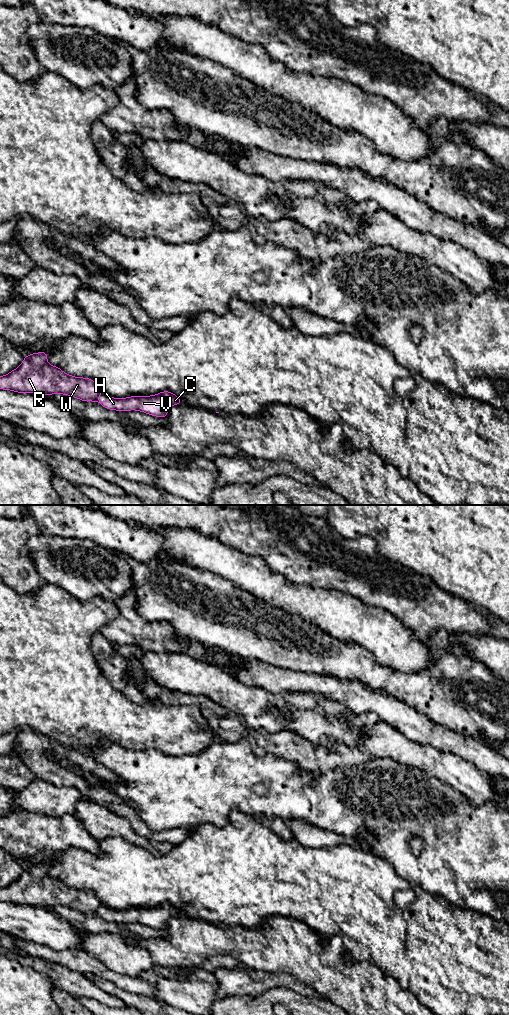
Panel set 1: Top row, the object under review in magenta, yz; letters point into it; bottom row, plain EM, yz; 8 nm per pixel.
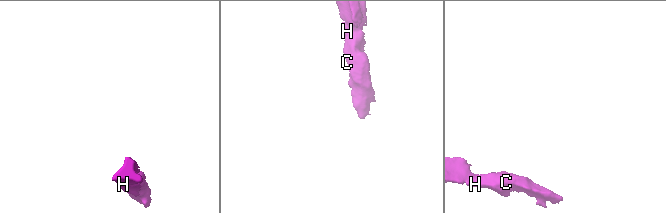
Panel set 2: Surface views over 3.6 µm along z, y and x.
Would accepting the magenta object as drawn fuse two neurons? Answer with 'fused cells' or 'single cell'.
single cell

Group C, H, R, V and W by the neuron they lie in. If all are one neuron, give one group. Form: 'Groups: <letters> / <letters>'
Groups: C H R V W

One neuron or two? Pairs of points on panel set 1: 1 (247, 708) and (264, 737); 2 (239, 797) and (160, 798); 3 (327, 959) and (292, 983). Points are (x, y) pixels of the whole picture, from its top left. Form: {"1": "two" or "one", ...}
{"1": "two", "2": "one", "3": "two"}

